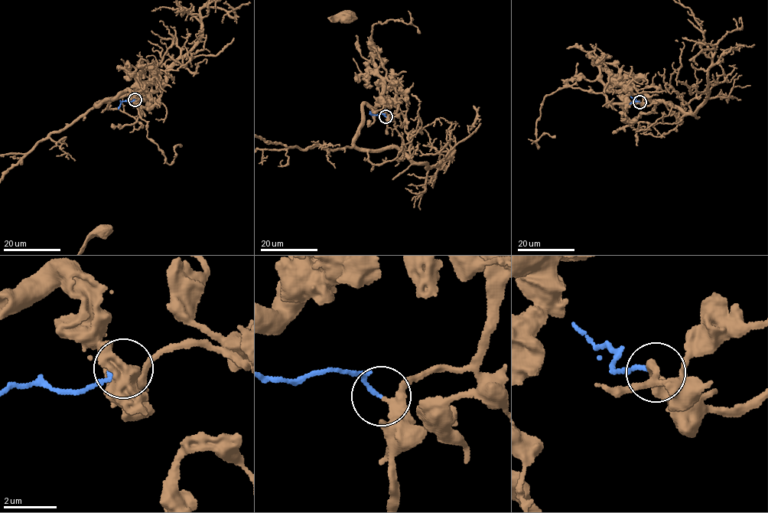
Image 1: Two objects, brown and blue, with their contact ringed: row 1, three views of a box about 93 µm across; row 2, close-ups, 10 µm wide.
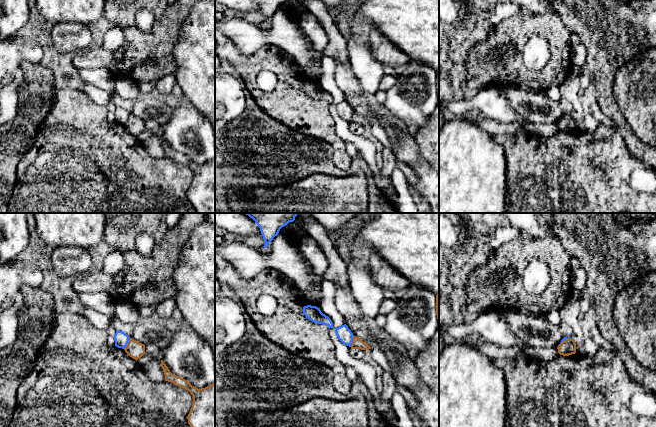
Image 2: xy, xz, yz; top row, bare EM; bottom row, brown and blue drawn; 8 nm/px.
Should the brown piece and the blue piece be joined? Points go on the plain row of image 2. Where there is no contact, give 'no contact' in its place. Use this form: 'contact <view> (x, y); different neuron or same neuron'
contact xy (128, 119); different neuron

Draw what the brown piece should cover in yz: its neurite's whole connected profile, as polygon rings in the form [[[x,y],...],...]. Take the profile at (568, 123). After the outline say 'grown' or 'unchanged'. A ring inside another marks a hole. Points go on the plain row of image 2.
[[[566,115],[557,123],[558,129],[563,132],[569,132],[576,129],[576,119],[573,115]]] | unchanged

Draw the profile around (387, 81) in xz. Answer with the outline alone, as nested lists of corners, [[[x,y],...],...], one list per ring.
[[[384,74],[382,77],[380,84],[379,84],[379,89],[382,91],[387,91],[390,89],[395,83],[397,82],[397,77],[396,76],[390,76]]]

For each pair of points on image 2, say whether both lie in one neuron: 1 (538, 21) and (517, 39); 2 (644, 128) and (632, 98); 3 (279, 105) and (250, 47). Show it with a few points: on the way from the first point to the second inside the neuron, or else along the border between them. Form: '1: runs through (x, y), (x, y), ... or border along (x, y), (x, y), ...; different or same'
1: runs through (533, 24), (522, 34); same
2: runs through (644, 121), (644, 110), (639, 105); same
3: border along (232, 42), (248, 55), (264, 45), (275, 45); different

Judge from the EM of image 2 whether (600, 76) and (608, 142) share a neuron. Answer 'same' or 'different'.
different

